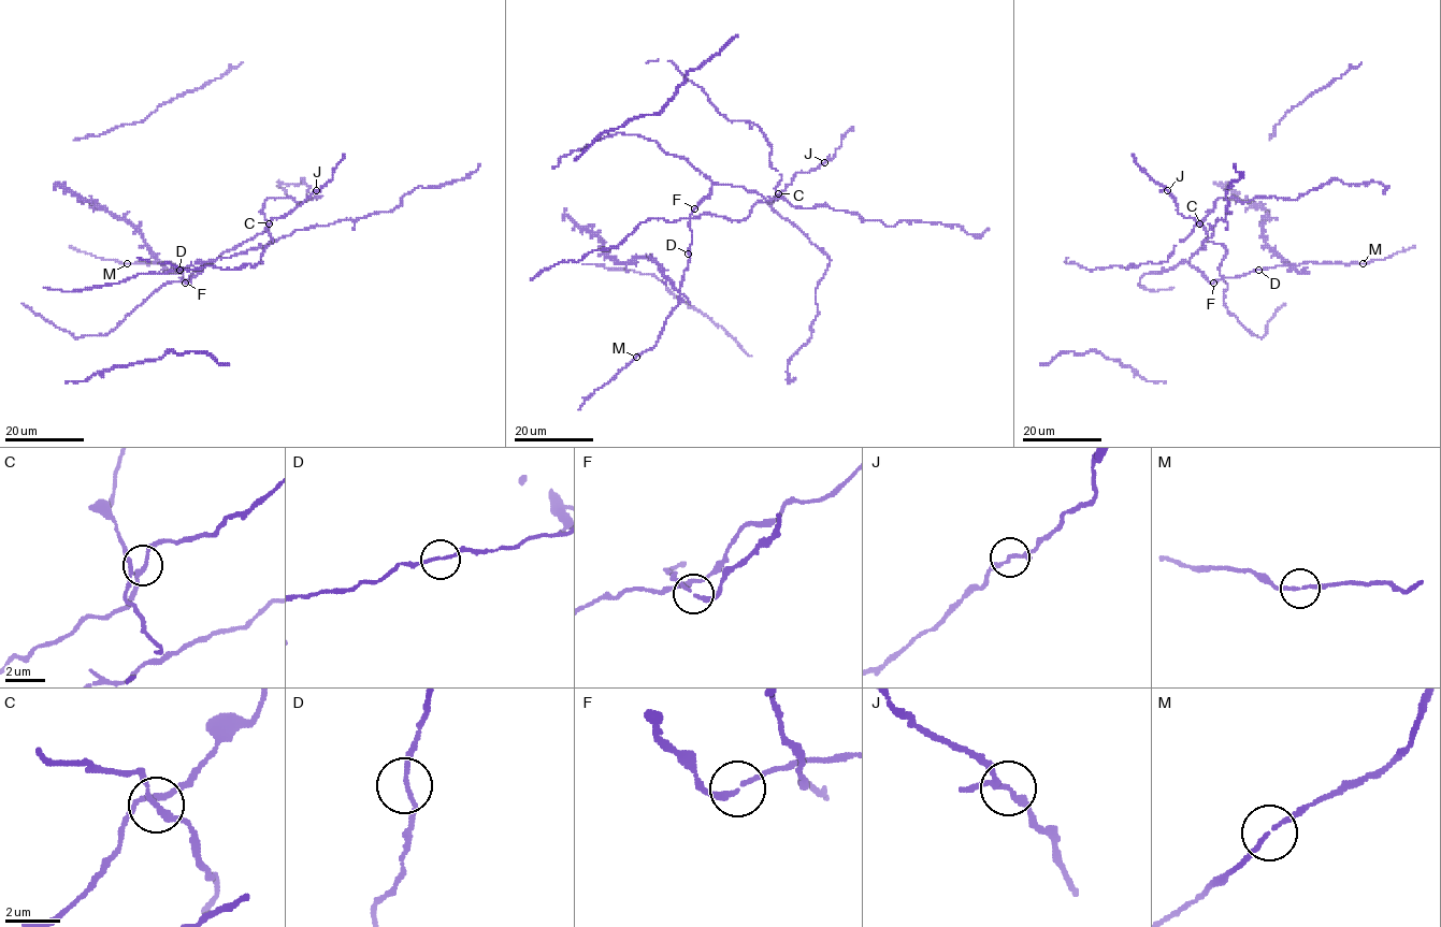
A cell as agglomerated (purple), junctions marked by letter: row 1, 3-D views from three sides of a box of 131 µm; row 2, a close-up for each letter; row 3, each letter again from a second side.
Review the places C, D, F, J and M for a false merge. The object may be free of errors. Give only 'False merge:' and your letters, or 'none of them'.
False merge: none of them

